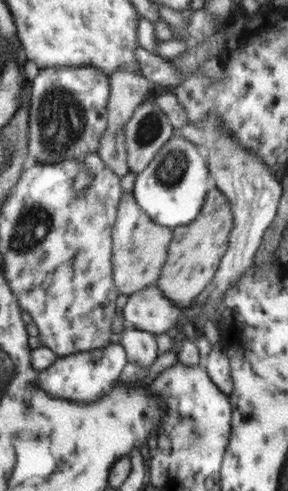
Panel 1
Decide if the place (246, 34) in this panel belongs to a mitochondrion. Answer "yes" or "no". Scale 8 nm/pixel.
no

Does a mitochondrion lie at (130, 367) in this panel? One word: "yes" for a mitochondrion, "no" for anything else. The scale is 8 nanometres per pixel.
no

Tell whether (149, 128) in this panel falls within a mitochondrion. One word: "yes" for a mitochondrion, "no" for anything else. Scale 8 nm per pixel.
yes

